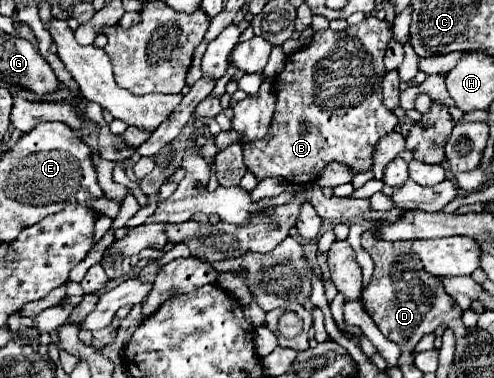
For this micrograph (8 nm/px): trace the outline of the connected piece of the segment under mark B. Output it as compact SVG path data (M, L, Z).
M367 16L359 24L353 24L341 32L335 32L331 28L315 32L307 46L287 56L285 70L275 78L273 86L277 108L269 128L269 136L243 144L243 156L249 172L255 174L257 180L281 176L289 184L311 184L319 176L319 172L333 160L347 164L355 172L369 170L373 164L375 144L399 122L397 116L383 104L379 92L381 78L385 74L383 56L391 38L391 26L385 20Z

